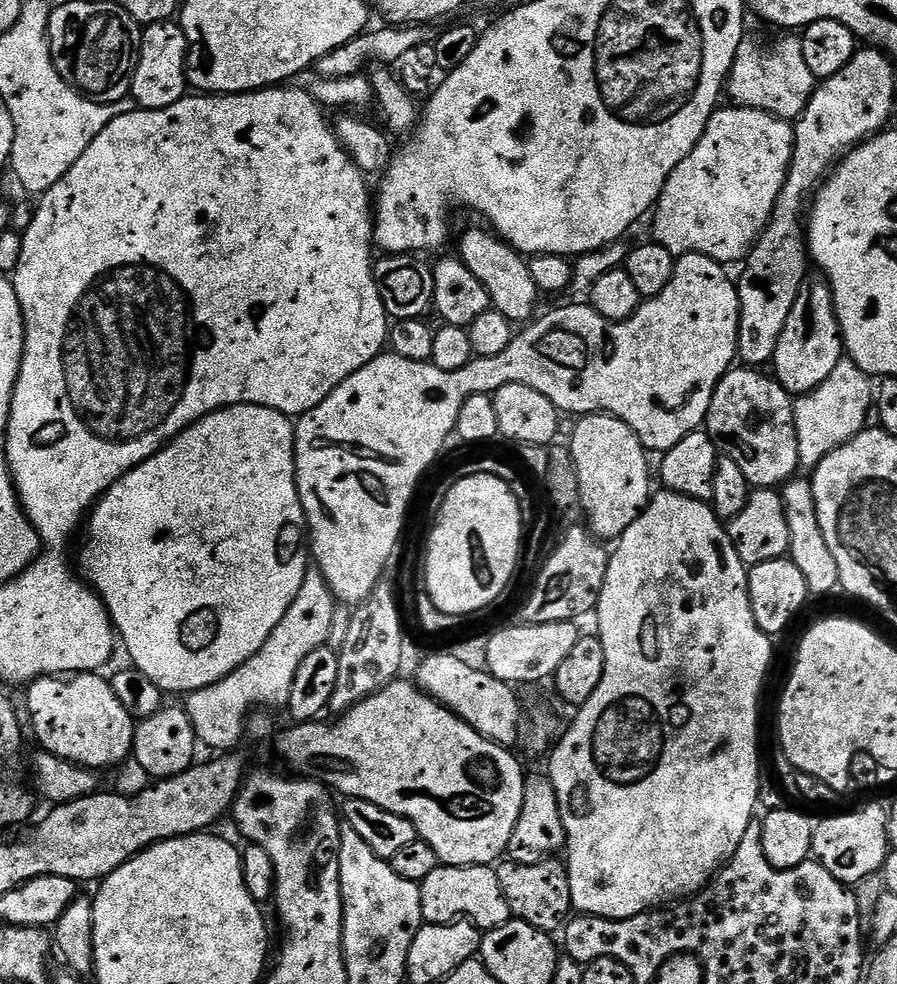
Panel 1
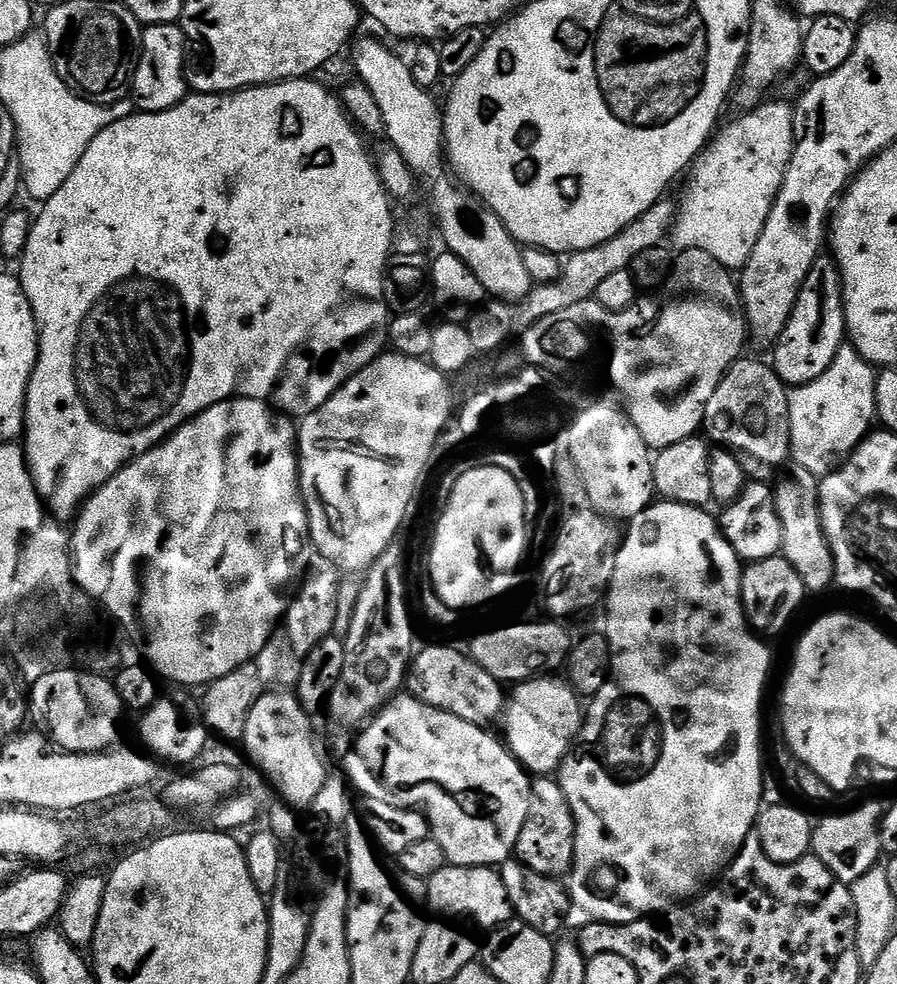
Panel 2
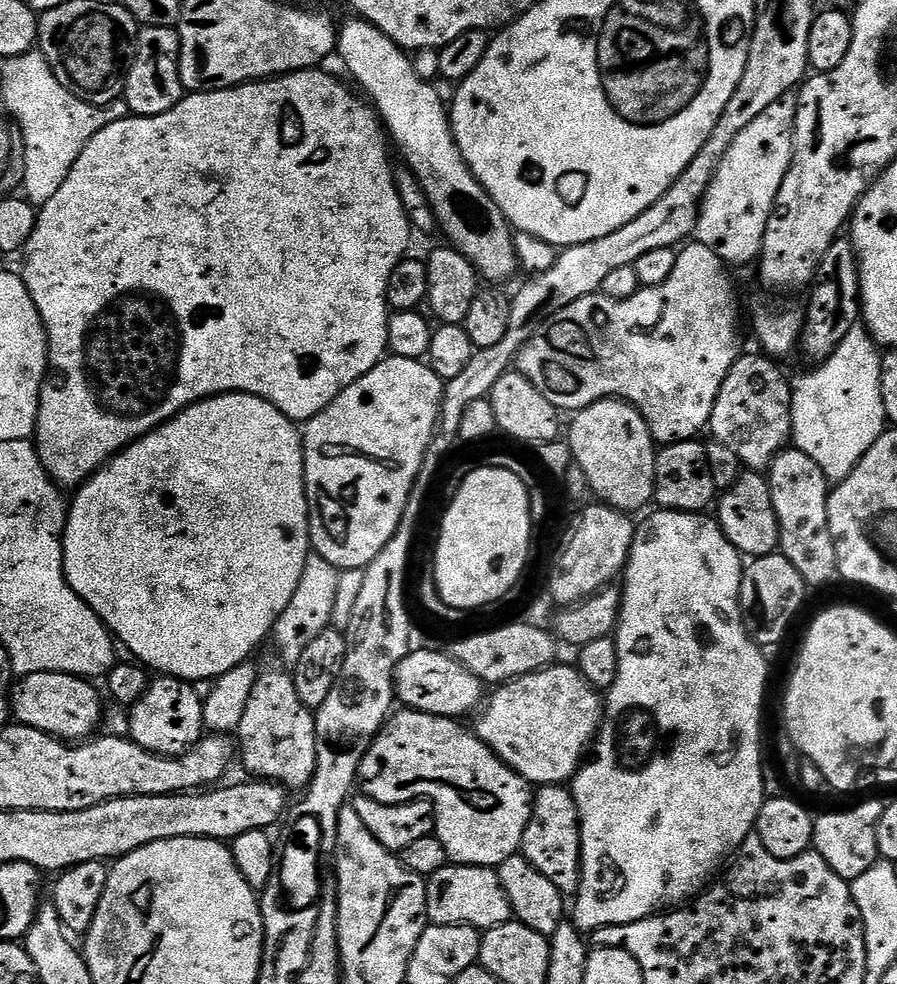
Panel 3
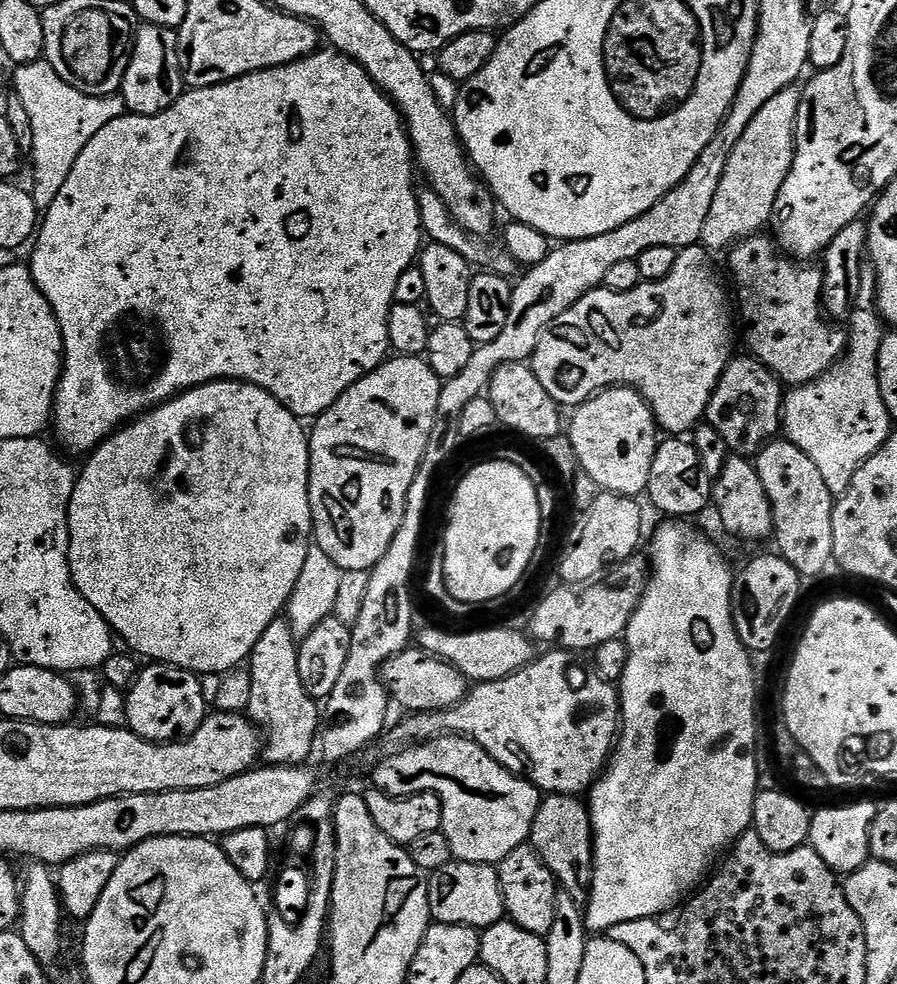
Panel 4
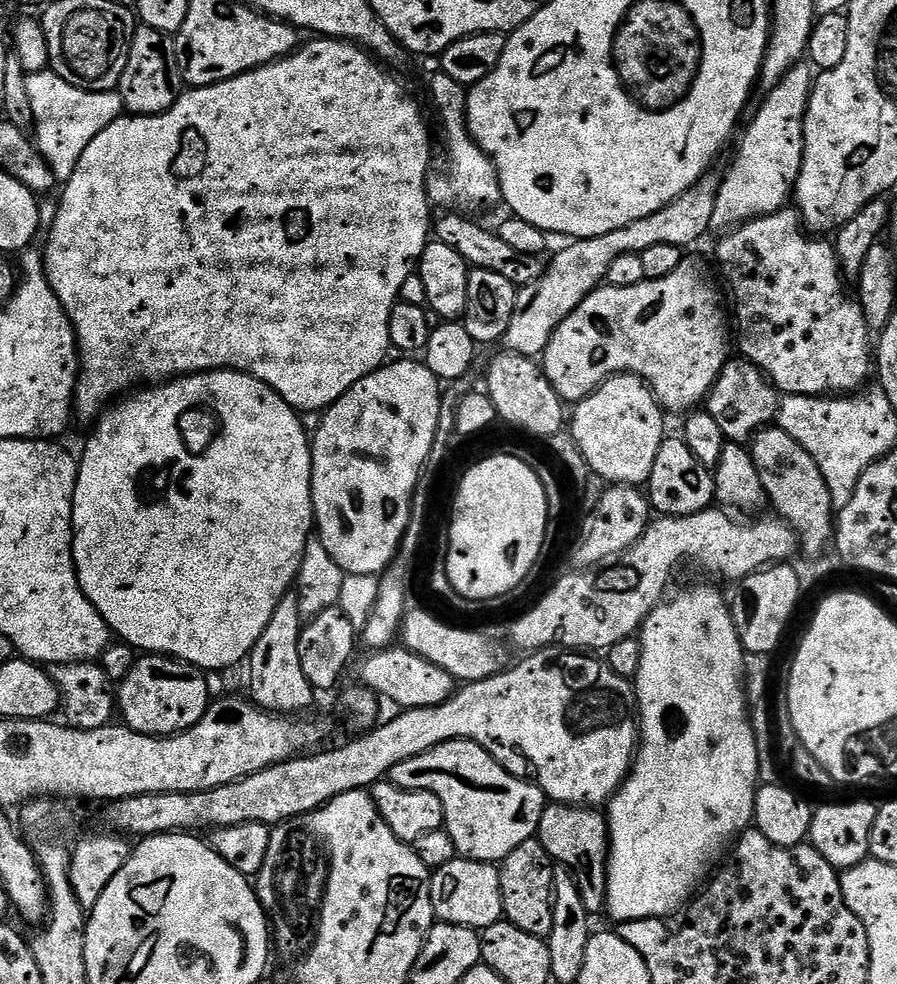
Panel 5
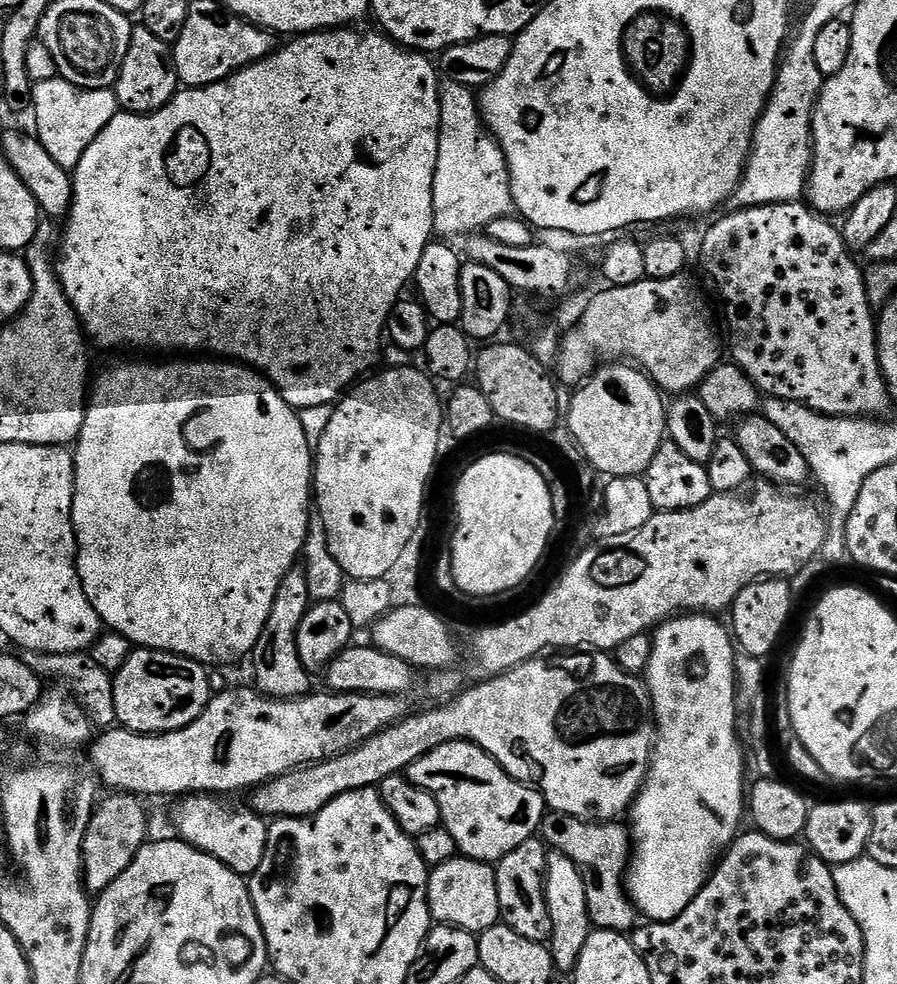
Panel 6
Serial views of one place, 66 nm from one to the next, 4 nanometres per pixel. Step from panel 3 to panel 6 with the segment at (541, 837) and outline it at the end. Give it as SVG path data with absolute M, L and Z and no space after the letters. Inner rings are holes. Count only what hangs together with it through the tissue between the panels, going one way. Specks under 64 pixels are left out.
M549 811L544 817L542 836L549 849L566 854L578 866L586 882L586 906L593 929L631 933L638 924L636 905L628 898L626 873L634 856L634 845L627 827L620 822L579 820L561 812Z

